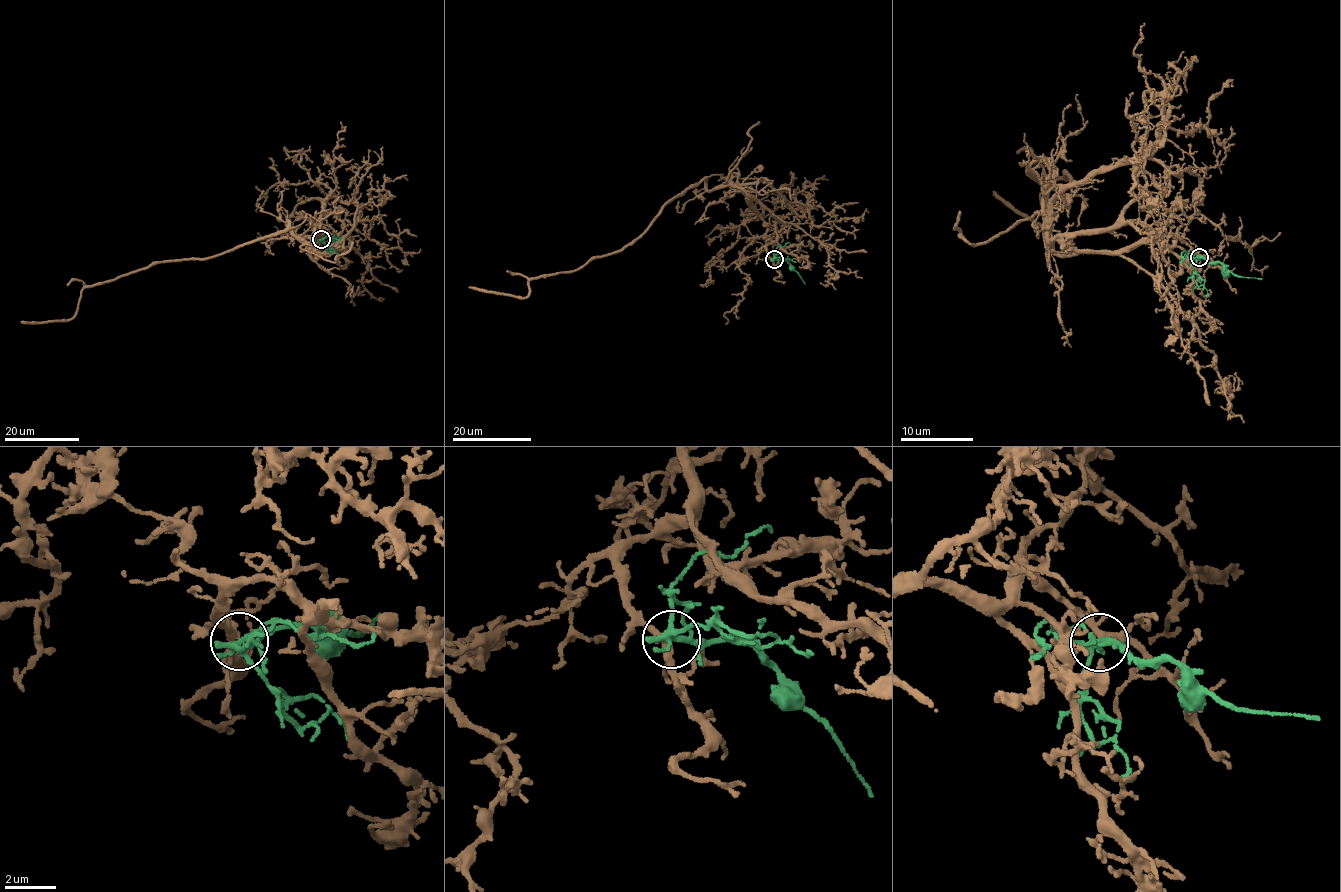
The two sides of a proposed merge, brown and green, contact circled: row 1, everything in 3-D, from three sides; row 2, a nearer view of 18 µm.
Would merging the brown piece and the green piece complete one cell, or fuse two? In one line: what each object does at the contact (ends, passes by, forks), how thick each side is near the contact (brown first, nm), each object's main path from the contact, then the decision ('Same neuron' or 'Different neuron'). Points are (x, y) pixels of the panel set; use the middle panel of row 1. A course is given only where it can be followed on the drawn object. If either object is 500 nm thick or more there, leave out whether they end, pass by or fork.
At the ring brown forks. At the ring green forks. Thickness 220 nm (brown) against 240 nm. Course of brown: (773, 259), (775, 217), (733, 184), (711, 190), (704, 179), (619, 250), (531, 277), (526, 297), (469, 287). Course of green: (773, 259), (785, 259), (804, 284). Different neuron

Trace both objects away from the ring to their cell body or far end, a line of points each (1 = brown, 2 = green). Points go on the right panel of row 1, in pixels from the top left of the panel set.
1: (1198, 256), (1176, 235), (1056, 251), (1045, 159), (1027, 169), (1071, 183), (1041, 173), (1048, 230), (993, 190)
2: (1198, 257), (1220, 264), (1237, 276), (1262, 279)

